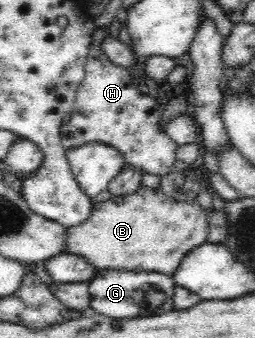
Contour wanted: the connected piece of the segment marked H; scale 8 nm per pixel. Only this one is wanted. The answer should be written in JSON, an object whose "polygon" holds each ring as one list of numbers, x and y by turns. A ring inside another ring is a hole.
{"polygon":[[96,28,86,59,85,75,70,113,71,119,60,129,61,143,66,150,88,143,109,144,121,152,125,164,140,169,144,174,165,176,176,161,178,145,160,130,161,111,157,100,140,92,127,68,111,63,101,50,105,35,102,28]]}

